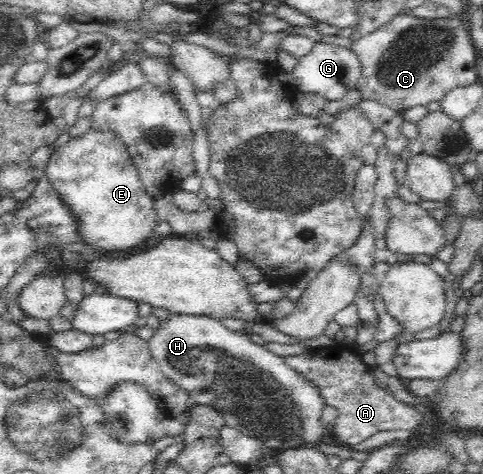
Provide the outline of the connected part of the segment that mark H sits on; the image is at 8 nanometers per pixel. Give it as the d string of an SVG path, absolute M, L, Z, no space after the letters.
M172 314L167 321L161 321L160 328L155 330L148 344L154 361L172 382L188 392L198 405L214 407L222 415L226 426L260 440L268 452L278 454L303 446L316 447L328 435L334 435L332 428L321 421L322 411L327 404L318 387L297 370L290 368L288 360L253 343L243 332L226 329L219 320L207 316Z

